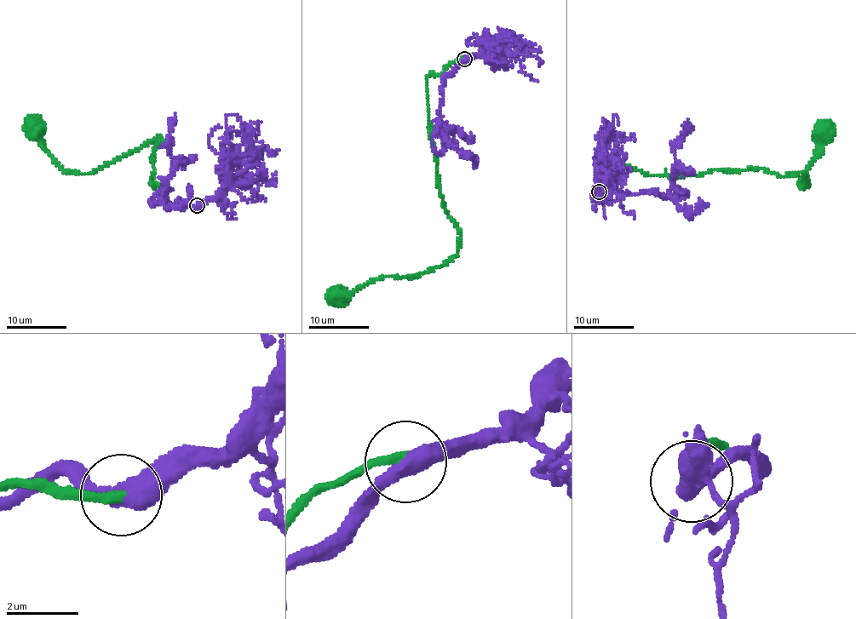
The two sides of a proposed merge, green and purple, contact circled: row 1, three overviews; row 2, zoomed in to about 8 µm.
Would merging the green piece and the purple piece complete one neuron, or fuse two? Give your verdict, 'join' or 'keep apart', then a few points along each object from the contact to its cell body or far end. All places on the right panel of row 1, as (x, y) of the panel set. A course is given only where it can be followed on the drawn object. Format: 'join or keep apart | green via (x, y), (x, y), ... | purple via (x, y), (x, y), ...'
join | green via (599, 191), (611, 169), (628, 164), (679, 177), (757, 168), (802, 173), (808, 178), (801, 187), (824, 129) | purple via (599, 191), (606, 186), (629, 193), (686, 194), (675, 186), (675, 142), (686, 129), (686, 119)

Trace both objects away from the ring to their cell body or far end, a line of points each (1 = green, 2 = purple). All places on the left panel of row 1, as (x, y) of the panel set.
1: (197, 205), (170, 205), (153, 186), (151, 158), (166, 144), (161, 136), (91, 172), (67, 173), (33, 125)
2: (197, 205), (168, 208), (162, 199), (149, 201), (167, 186), (173, 166), (174, 114)

